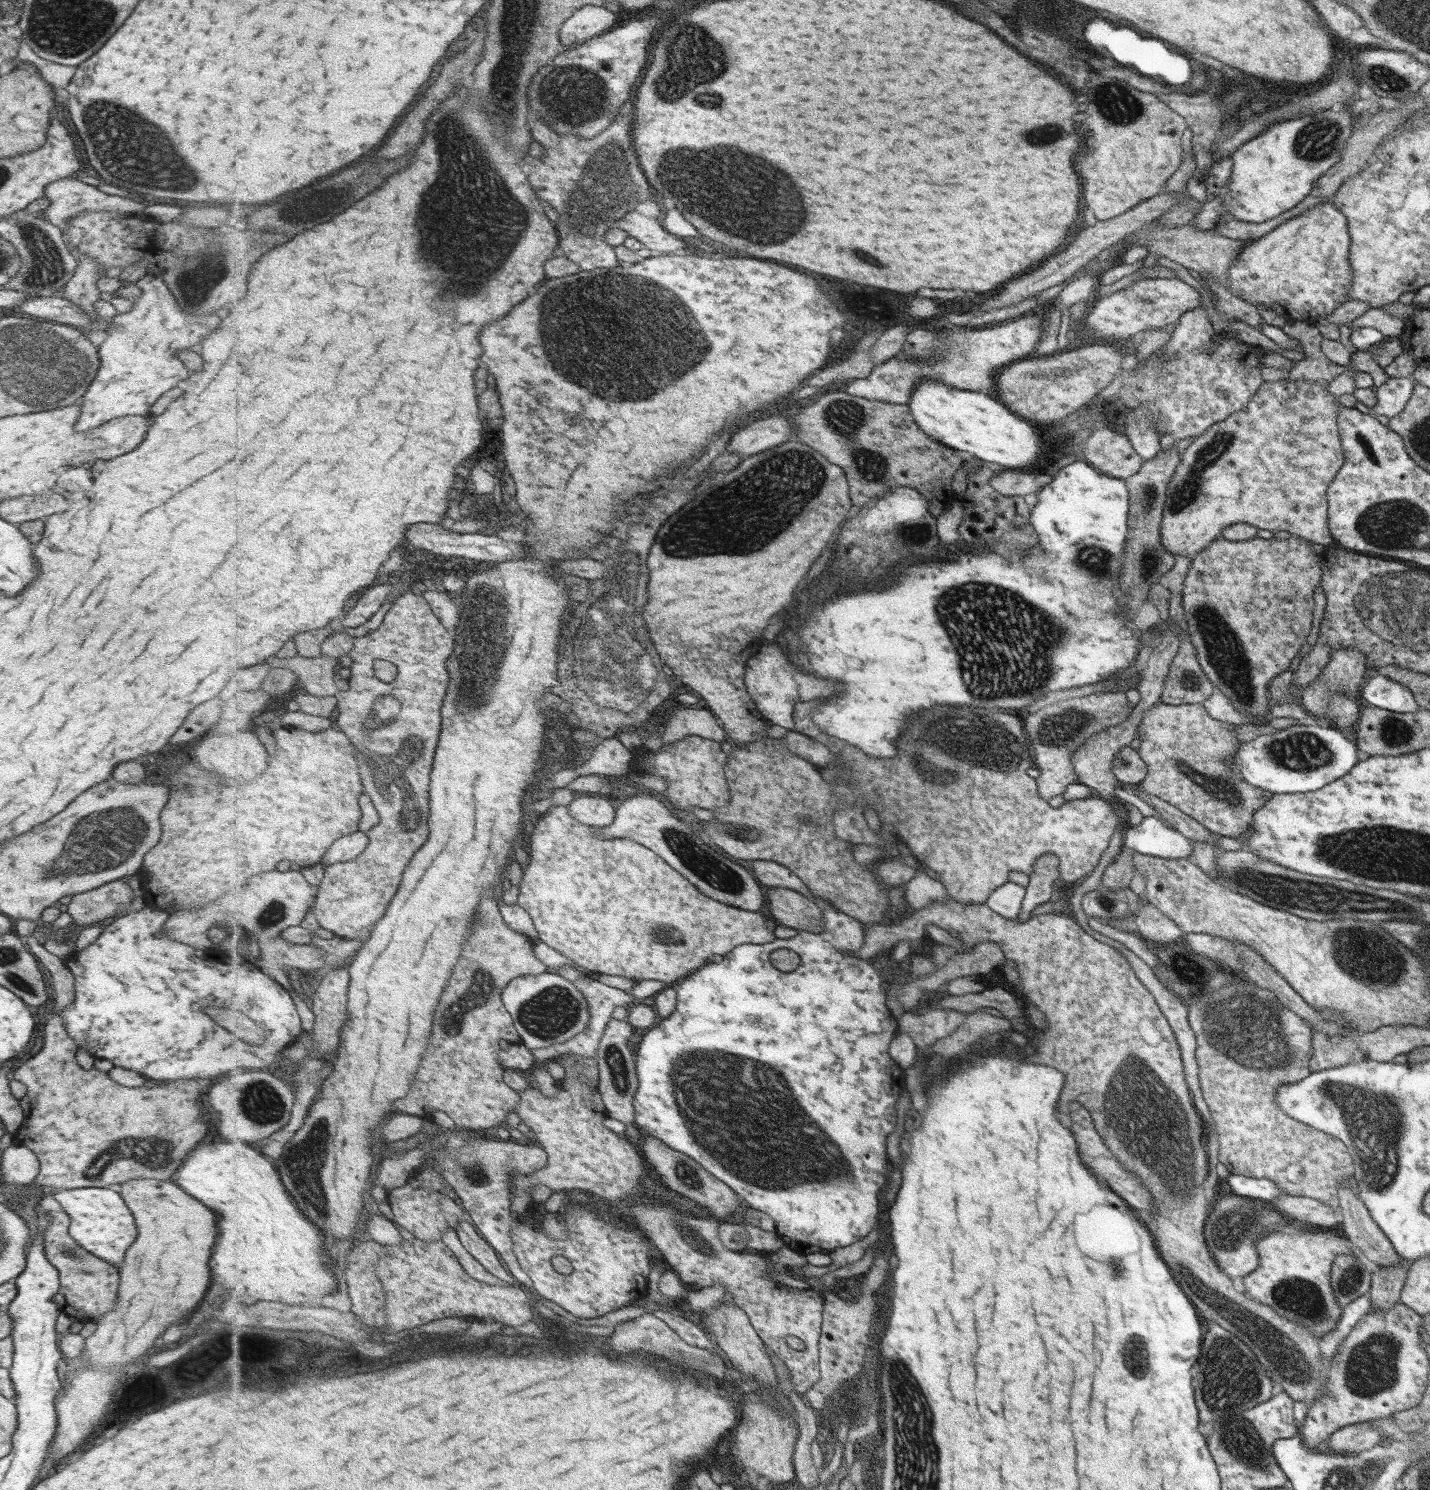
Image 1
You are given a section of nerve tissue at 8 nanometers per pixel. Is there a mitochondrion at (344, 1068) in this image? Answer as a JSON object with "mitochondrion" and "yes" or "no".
{"mitochondrion":"no"}

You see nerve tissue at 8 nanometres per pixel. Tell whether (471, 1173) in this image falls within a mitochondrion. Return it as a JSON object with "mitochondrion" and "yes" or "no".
{"mitochondrion":"yes"}

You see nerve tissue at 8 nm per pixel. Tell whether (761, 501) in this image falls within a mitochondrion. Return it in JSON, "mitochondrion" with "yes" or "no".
{"mitochondrion":"yes"}

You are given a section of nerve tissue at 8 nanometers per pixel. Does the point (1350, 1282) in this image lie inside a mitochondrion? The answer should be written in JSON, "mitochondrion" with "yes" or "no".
{"mitochondrion":"yes"}

